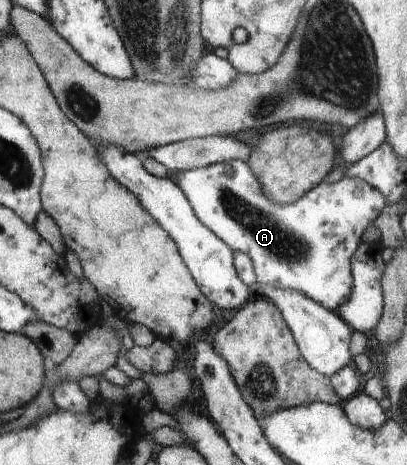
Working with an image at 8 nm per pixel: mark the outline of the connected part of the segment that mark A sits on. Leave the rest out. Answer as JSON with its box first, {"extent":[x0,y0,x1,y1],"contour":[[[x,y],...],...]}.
{"extent":[174,160,385,312],"contour":[[[240,160],[179,172],[174,174],[174,178],[188,194],[189,202],[199,219],[233,251],[244,252],[250,257],[258,288],[290,288],[307,295],[333,312],[337,312],[349,300],[353,282],[351,257],[361,244],[362,233],[381,214],[385,206],[383,195],[369,183],[360,178],[346,176],[335,182],[320,183],[295,202],[279,204],[265,194],[265,189],[251,167]]]}

